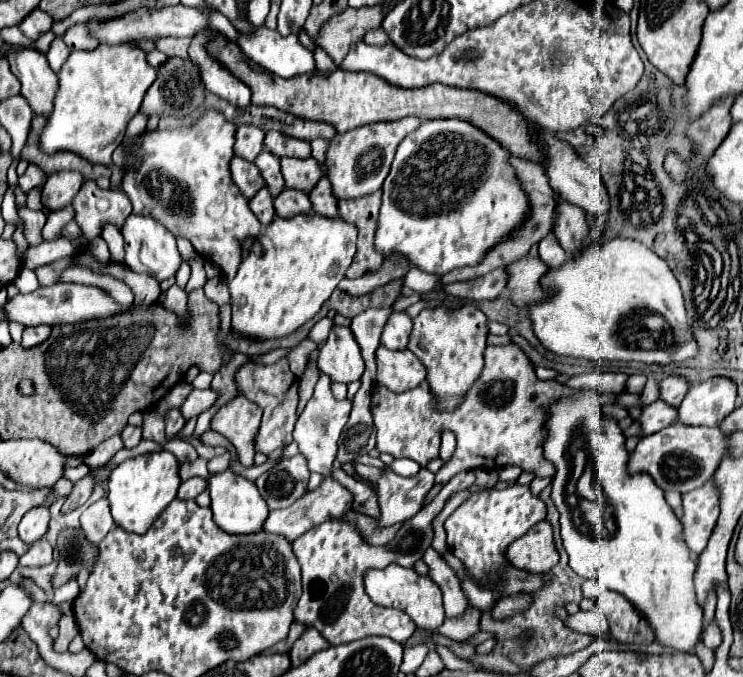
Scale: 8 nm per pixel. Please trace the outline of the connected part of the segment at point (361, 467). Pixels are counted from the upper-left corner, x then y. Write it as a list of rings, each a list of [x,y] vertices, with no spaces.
[[[355,462],[355,464],[353,464],[353,468],[355,468],[355,472],[359,474],[359,476],[363,476],[363,478],[369,478],[371,482],[375,482],[375,480],[379,478],[379,474],[381,474],[381,470],[379,470],[379,468],[365,466],[365,464],[359,464],[359,462]]]

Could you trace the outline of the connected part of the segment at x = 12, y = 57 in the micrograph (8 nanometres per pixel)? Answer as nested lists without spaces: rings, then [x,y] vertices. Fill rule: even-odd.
[[[9,50],[9,68],[21,82],[21,96],[27,98],[35,114],[47,116],[53,110],[53,98],[57,92],[57,74],[51,70],[45,54],[37,50]]]

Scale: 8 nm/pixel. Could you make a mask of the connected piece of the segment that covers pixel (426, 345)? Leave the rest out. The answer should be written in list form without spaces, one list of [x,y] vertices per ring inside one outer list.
[[[465,304],[457,310],[425,308],[417,318],[413,318],[409,350],[427,368],[429,388],[437,396],[435,410],[455,410],[465,400],[469,386],[473,386],[481,376],[487,334],[487,316],[475,304]]]

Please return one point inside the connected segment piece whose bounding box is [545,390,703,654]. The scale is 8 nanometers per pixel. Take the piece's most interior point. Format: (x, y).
(617, 529)

